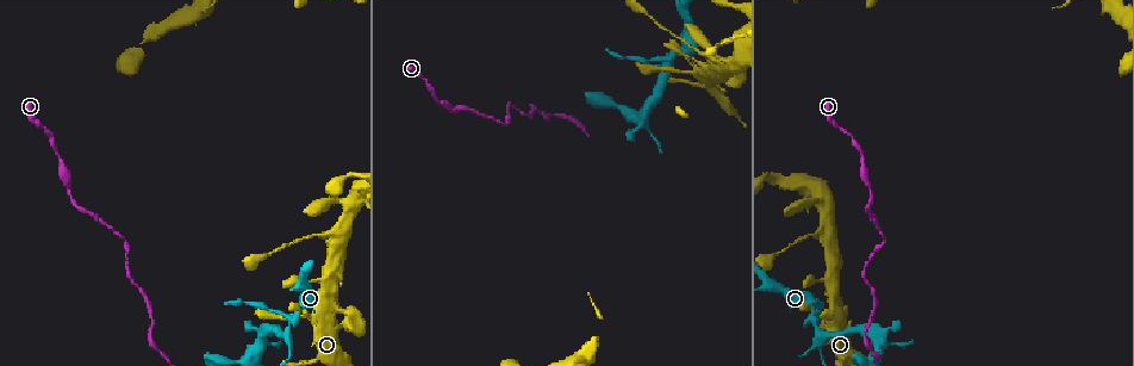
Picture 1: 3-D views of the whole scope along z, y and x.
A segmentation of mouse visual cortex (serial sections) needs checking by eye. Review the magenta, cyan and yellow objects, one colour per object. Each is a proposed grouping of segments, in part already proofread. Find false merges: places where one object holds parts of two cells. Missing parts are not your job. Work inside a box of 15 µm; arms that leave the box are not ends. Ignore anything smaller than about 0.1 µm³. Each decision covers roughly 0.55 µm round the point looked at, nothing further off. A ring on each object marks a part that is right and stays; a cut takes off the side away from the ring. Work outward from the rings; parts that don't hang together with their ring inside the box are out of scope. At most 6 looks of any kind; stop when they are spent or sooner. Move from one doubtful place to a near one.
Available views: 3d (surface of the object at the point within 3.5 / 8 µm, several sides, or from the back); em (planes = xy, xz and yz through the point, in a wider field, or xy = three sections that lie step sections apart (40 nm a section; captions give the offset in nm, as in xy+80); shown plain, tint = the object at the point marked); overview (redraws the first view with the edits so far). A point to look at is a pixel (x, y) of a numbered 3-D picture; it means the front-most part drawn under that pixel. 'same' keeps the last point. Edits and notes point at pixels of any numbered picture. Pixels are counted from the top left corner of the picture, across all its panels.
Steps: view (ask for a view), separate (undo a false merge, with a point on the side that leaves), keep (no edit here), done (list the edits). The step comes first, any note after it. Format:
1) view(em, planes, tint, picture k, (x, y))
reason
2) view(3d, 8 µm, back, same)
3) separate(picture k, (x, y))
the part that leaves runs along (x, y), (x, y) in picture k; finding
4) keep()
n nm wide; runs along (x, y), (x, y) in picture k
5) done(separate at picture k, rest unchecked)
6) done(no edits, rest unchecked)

view(3d, 8 µm, picture 1, (828, 239))
abrupt turn

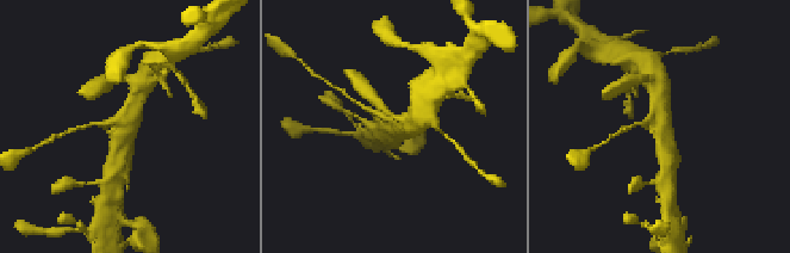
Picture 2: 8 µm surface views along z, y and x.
view(3d, 3.5 µm, picture 2, (125, 131))

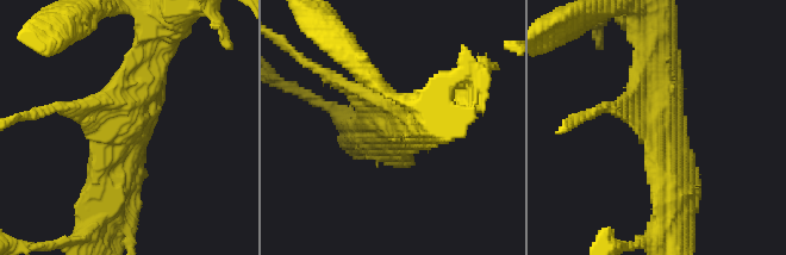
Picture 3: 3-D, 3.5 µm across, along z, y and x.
keep()
3 arms; runs along (108, 196), (119, 134), (156, 49) in picture 3; continuous, no second cell

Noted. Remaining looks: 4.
view(3d, 8 µm, back, picture 1, (821, 335))
three arms meet

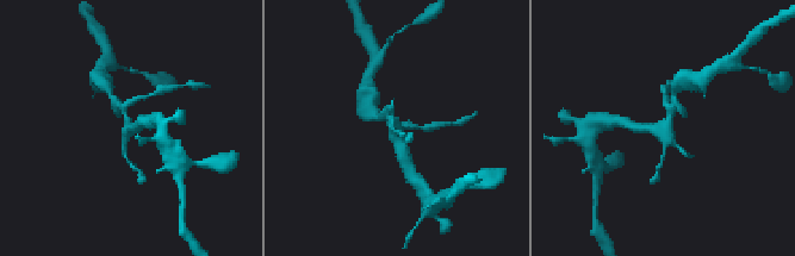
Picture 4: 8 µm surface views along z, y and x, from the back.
view(3d, 3.5 µm, back, picture 4, (125, 123))

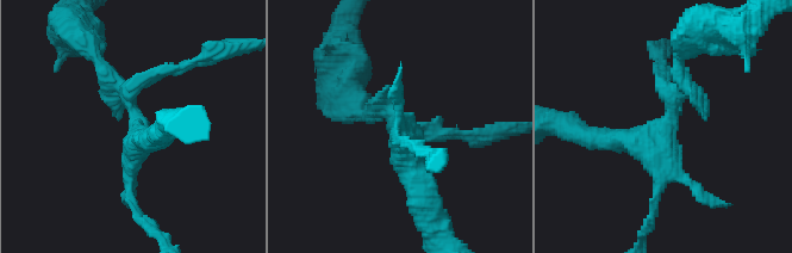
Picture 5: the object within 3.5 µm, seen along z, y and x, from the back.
view(em, xy, step 3, tint, picture 5, (411, 138))
need the tissue

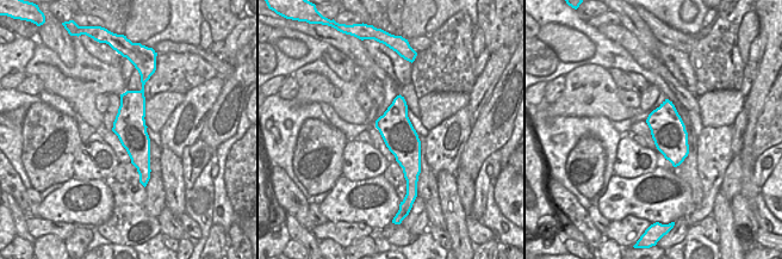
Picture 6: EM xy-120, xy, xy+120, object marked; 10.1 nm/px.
keep()
runs along (129, 93), (131, 133), (146, 173) in picture 6; continuous, no second cell

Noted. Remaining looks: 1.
done(no edits, rest unchecked)

